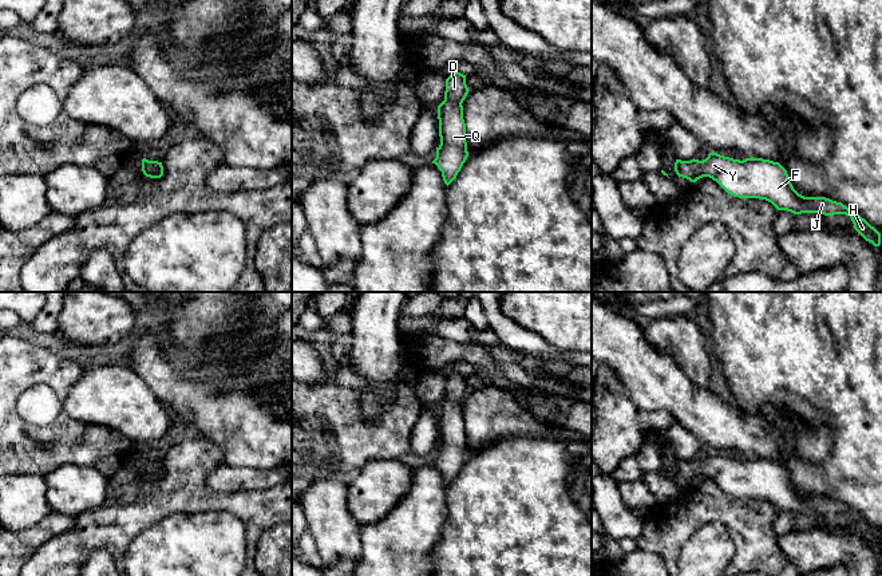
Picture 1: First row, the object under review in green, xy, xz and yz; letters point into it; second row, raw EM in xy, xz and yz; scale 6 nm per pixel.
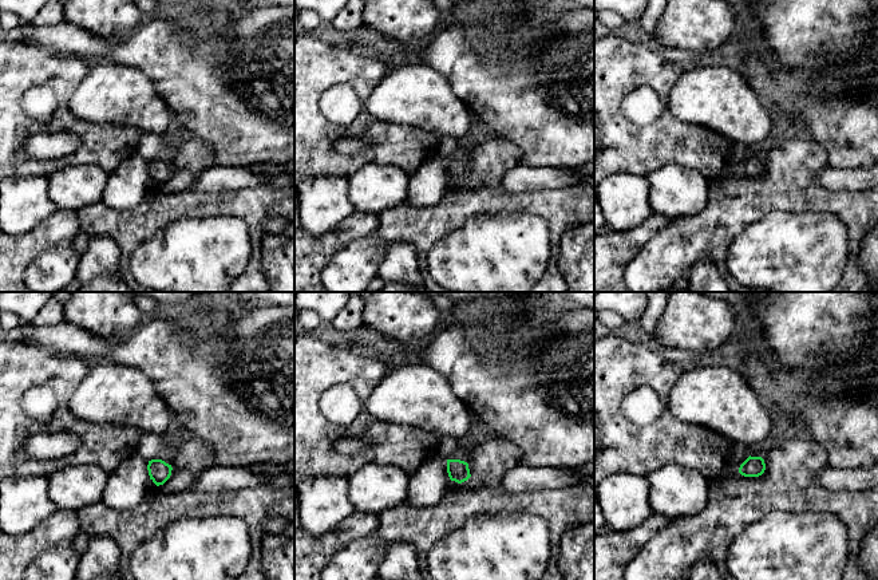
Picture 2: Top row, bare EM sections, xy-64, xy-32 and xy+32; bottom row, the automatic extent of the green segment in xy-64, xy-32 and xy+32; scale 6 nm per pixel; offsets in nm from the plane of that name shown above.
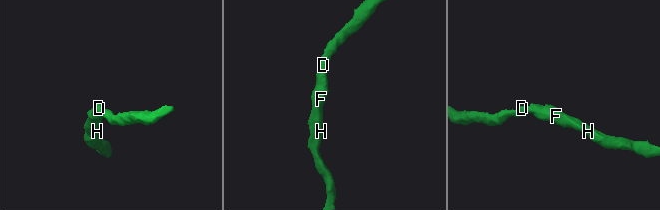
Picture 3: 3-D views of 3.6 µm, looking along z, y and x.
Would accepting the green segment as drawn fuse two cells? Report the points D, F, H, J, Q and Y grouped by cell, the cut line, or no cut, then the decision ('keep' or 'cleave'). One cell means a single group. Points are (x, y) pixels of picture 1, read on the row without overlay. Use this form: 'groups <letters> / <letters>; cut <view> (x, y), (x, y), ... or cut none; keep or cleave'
groups D F H J Q Y; cut none; keep

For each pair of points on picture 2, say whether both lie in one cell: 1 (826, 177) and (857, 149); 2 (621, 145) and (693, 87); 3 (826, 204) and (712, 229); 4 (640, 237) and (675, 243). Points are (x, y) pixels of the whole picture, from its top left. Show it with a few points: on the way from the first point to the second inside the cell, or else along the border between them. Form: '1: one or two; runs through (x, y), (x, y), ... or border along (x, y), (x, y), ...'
1: two; border along (829, 164), (837, 168), (863, 168)
2: two; border along (679, 78), (667, 107), (695, 125)
3: one; runs through (798, 200), (740, 201)
4: two; border along (673, 220), (665, 228), (656, 232), (629, 261)

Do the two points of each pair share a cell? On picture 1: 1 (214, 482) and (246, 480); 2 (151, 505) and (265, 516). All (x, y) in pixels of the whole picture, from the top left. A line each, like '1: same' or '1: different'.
1: same
2: same

